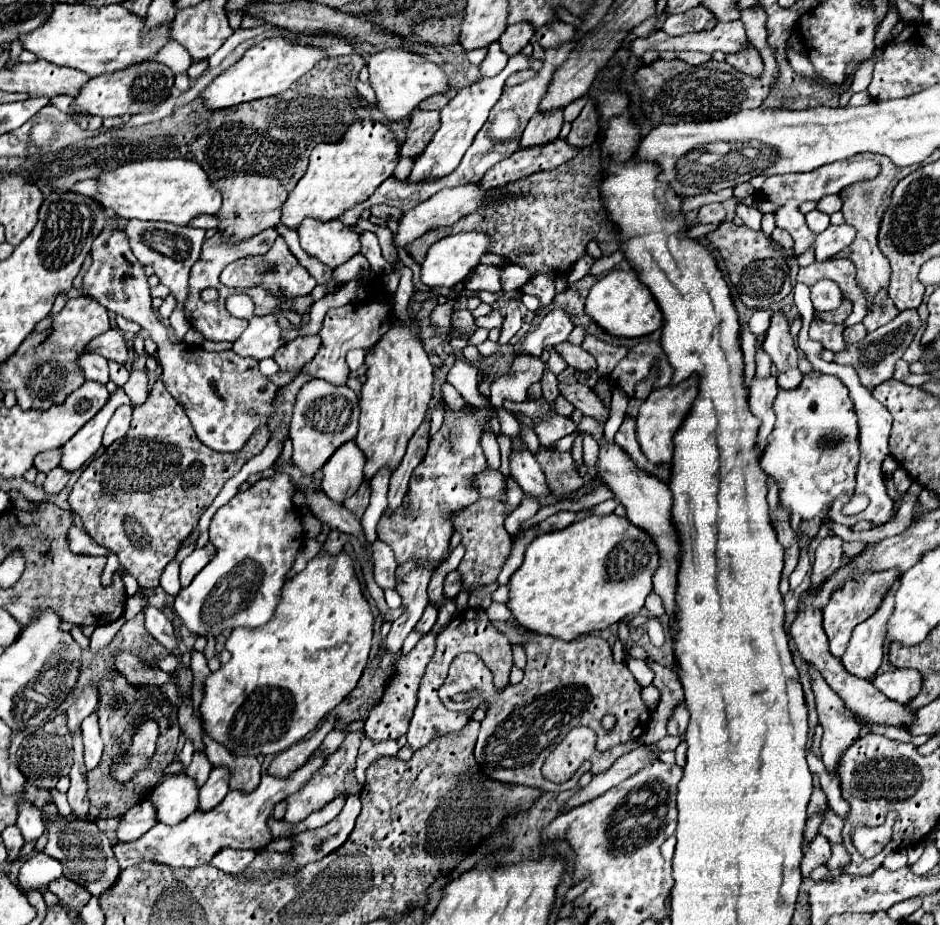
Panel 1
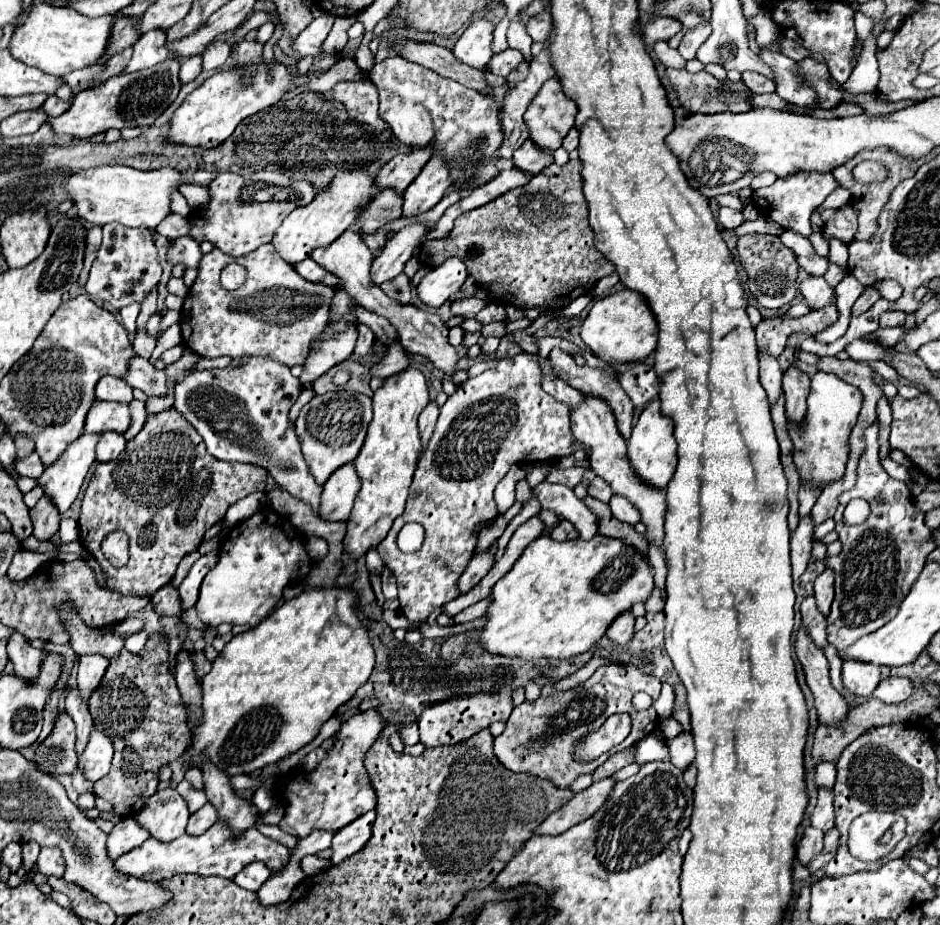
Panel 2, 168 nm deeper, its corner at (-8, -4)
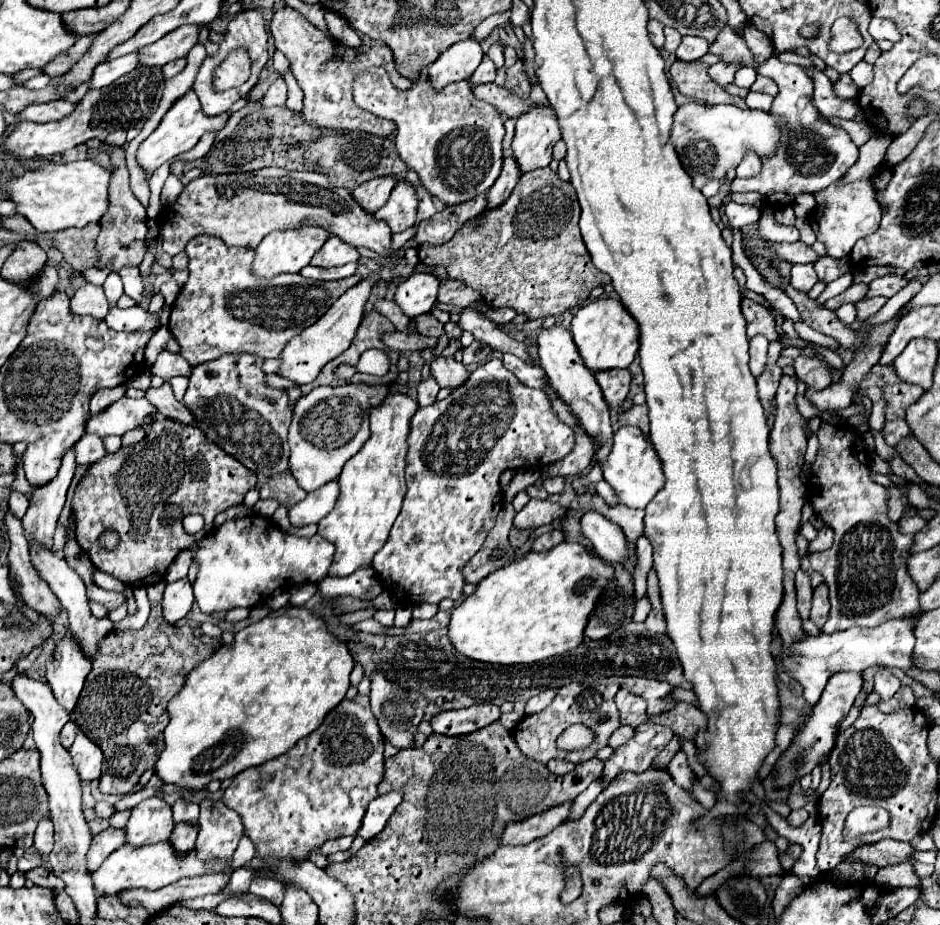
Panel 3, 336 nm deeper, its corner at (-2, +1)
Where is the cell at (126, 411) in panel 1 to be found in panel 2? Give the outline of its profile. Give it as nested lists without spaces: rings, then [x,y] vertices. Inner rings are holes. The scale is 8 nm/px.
[[[113,431],[103,433],[99,439],[99,445],[97,445],[97,461],[105,463],[105,461],[115,459],[125,449],[125,443],[127,441],[125,441],[123,433],[113,433]]]

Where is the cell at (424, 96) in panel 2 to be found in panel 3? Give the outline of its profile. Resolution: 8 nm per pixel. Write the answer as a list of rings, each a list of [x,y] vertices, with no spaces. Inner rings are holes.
[[[371,66],[355,76],[353,100],[359,108],[397,124],[395,146],[401,160],[417,172],[421,186],[445,206],[469,202],[485,194],[497,180],[503,164],[503,120],[489,104],[473,96],[467,82],[451,84],[445,92],[435,94],[429,80],[415,80],[409,92],[399,92],[385,68]],[[481,158],[483,164],[479,164]]]

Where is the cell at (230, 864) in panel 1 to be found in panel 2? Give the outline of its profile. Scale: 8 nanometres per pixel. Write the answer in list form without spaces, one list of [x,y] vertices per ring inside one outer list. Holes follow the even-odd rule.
[[[255,861],[251,865],[245,865],[237,875],[235,875],[235,883],[247,891],[259,891],[259,887],[263,885],[263,881],[269,877],[269,869],[267,865]]]

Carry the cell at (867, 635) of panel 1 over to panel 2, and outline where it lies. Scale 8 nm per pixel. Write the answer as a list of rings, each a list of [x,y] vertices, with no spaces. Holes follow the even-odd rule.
[[[847,659],[843,663],[843,683],[859,697],[869,697],[881,681],[881,667],[875,663],[863,663]]]

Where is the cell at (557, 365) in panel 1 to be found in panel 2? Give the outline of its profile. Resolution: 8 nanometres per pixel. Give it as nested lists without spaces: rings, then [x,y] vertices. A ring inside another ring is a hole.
[[[553,349],[549,353],[551,363],[559,375],[559,379],[567,381],[575,389],[583,391],[585,395],[593,395],[603,399],[611,409],[617,419],[617,429],[627,441],[631,437],[631,419],[633,419],[633,403],[621,389],[621,385],[609,375],[607,371],[601,369],[591,369],[587,365],[579,367],[571,355],[563,353],[561,349]]]

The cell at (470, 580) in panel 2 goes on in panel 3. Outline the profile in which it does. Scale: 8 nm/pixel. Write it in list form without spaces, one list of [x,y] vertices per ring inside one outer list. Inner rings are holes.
[[[505,504],[497,516],[497,524],[493,526],[493,530],[489,532],[485,544],[481,546],[481,550],[473,556],[473,560],[469,560],[469,564],[463,570],[465,582],[477,584],[481,582],[487,574],[511,564],[517,558],[515,548],[509,544],[507,536],[509,536],[509,528],[513,526],[513,506]]]

